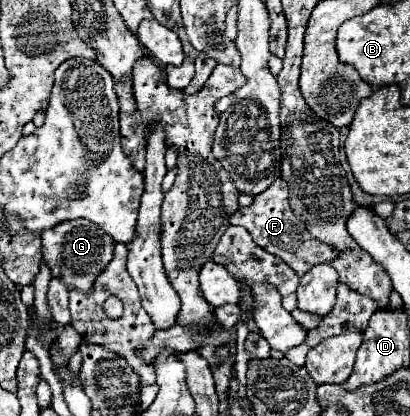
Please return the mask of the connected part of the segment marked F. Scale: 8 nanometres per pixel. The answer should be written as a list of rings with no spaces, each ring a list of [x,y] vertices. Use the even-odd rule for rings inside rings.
[[[277,178],[265,192],[257,194],[249,208],[239,208],[231,216],[229,222],[247,228],[257,246],[279,256],[285,264],[289,264],[295,270],[295,274],[299,278],[311,266],[315,266],[319,262],[329,262],[329,258],[335,256],[335,252],[331,252],[331,248],[327,248],[325,244],[319,244],[319,240],[311,240],[307,228],[303,228],[303,224],[299,224],[299,220],[295,220],[295,214],[291,212],[289,200],[287,200],[287,182],[283,178]]]

